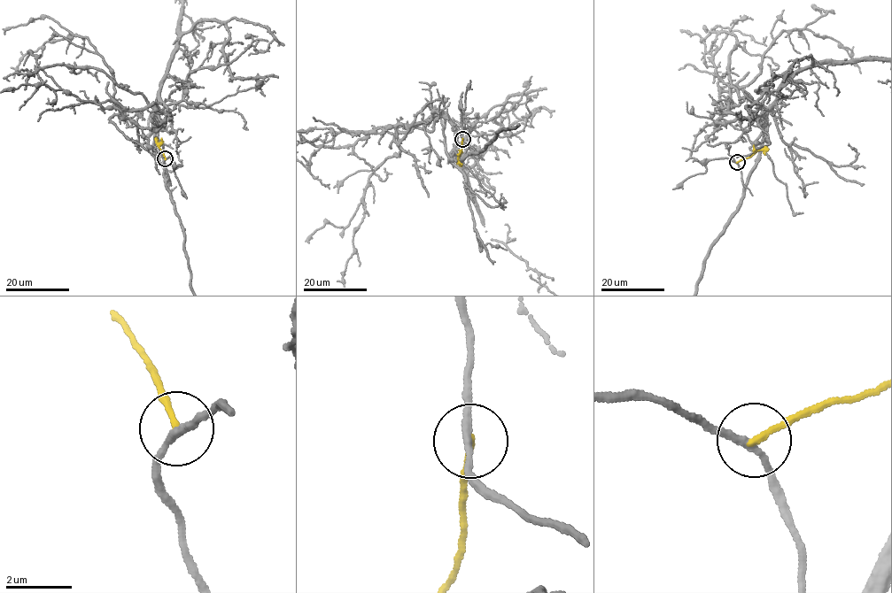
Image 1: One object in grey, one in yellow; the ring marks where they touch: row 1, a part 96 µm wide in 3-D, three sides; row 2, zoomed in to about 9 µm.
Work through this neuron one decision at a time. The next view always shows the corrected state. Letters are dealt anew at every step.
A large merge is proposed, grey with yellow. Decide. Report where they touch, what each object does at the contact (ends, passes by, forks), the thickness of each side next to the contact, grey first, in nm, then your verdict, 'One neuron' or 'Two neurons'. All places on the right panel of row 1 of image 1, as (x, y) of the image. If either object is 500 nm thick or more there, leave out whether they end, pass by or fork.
Place: (737, 162). At the ring grey passes by. At the ring yellow ends. Thickness 200 nm (grey) against 190 nm. Two neurons

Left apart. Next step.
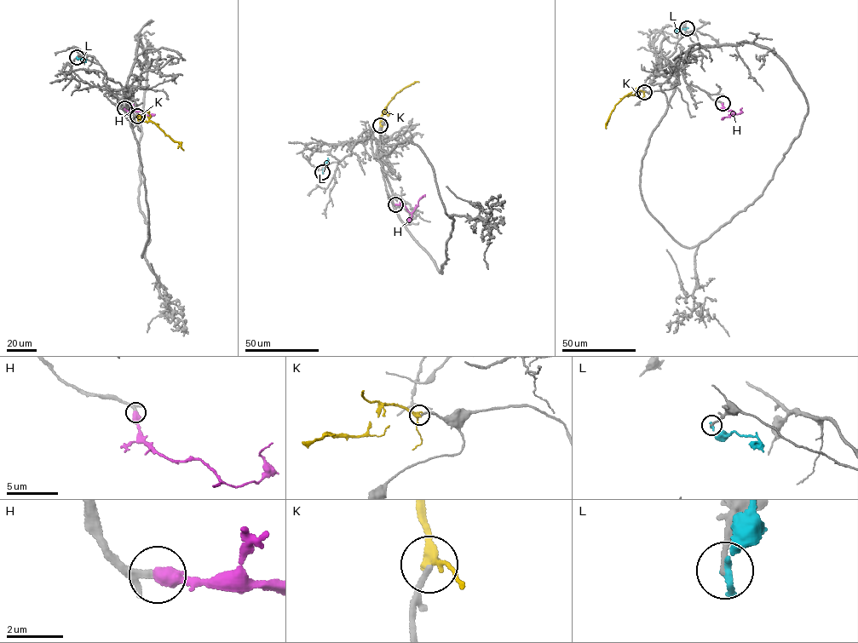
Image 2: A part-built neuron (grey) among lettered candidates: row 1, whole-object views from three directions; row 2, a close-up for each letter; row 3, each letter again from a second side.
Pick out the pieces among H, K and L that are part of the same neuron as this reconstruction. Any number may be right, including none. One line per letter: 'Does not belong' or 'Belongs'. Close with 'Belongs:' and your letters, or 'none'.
H: Belongs
K: Does not belong
L: Does not belong
Belongs: H

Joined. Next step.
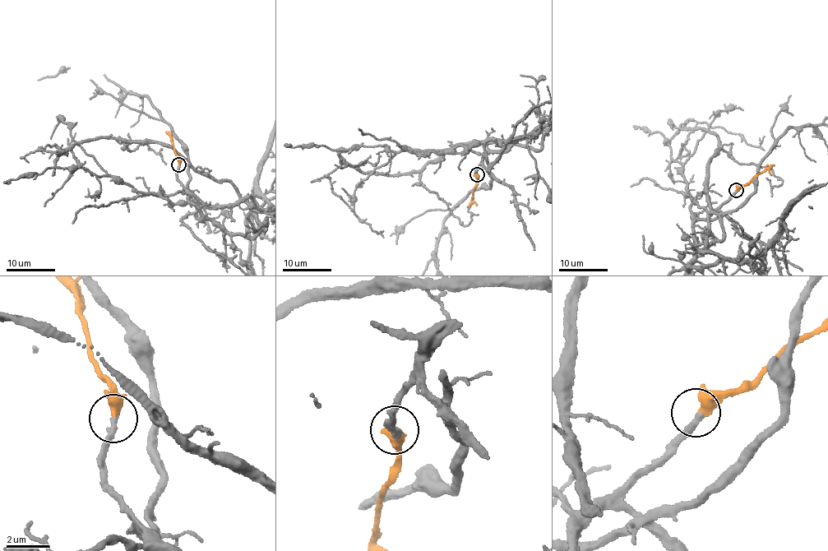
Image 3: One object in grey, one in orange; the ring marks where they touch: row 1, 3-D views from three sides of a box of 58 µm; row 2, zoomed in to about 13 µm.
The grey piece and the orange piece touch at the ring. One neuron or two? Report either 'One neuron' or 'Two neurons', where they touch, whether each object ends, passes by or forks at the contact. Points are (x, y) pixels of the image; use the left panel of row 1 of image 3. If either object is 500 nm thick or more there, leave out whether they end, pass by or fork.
One neuron. Place: (178, 164). At the ring grey ends. At the ring orange passes by

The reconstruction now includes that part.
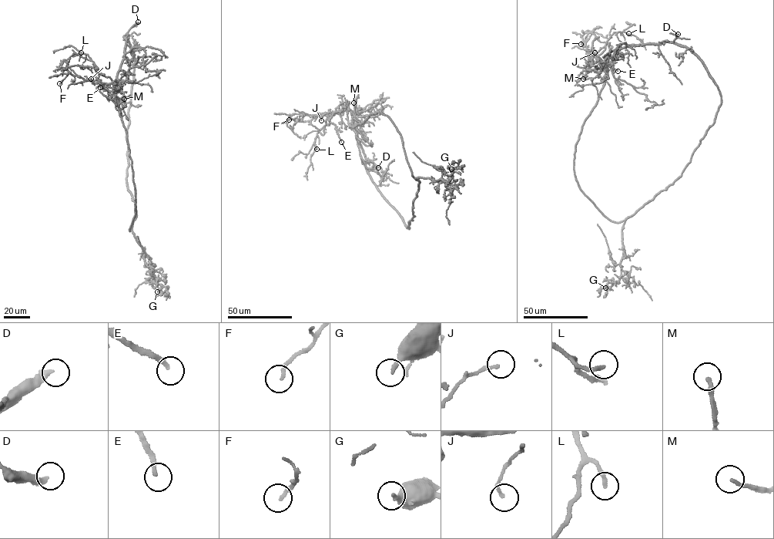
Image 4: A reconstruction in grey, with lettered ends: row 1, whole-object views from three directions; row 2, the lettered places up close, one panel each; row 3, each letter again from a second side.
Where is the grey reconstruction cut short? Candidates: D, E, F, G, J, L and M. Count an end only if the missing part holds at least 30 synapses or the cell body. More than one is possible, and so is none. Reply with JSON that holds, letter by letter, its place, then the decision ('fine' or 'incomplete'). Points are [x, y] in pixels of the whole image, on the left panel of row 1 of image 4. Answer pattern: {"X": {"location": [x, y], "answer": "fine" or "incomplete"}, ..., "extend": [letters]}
{"D": {"location": [138, 21], "answer": "incomplete"}, "E": {"location": [100, 87], "answer": "incomplete"}, "F": {"location": [59, 83], "answer": "fine"}, "G": {"location": [157, 291], "answer": "fine"}, "J": {"location": [91, 79], "answer": "fine"}, "L": {"location": [81, 52], "answer": "fine"}, "M": {"location": [124, 99], "answer": "incomplete"}, "extend": ["D", "E", "M"]}

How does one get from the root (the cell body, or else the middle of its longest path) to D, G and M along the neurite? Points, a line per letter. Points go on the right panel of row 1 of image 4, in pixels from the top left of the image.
D: (651, 200), (681, 175), (713, 122), (721, 102), (717, 85), (703, 62), (674, 42), (678, 34)
G: (651, 200), (624, 220), (621, 232), (624, 250), (621, 277), (617, 281), (608, 282), (605, 288)
M: (651, 200), (617, 222), (581, 189), (574, 167), (575, 145), (608, 69), (597, 68), (594, 77), (583, 79)

